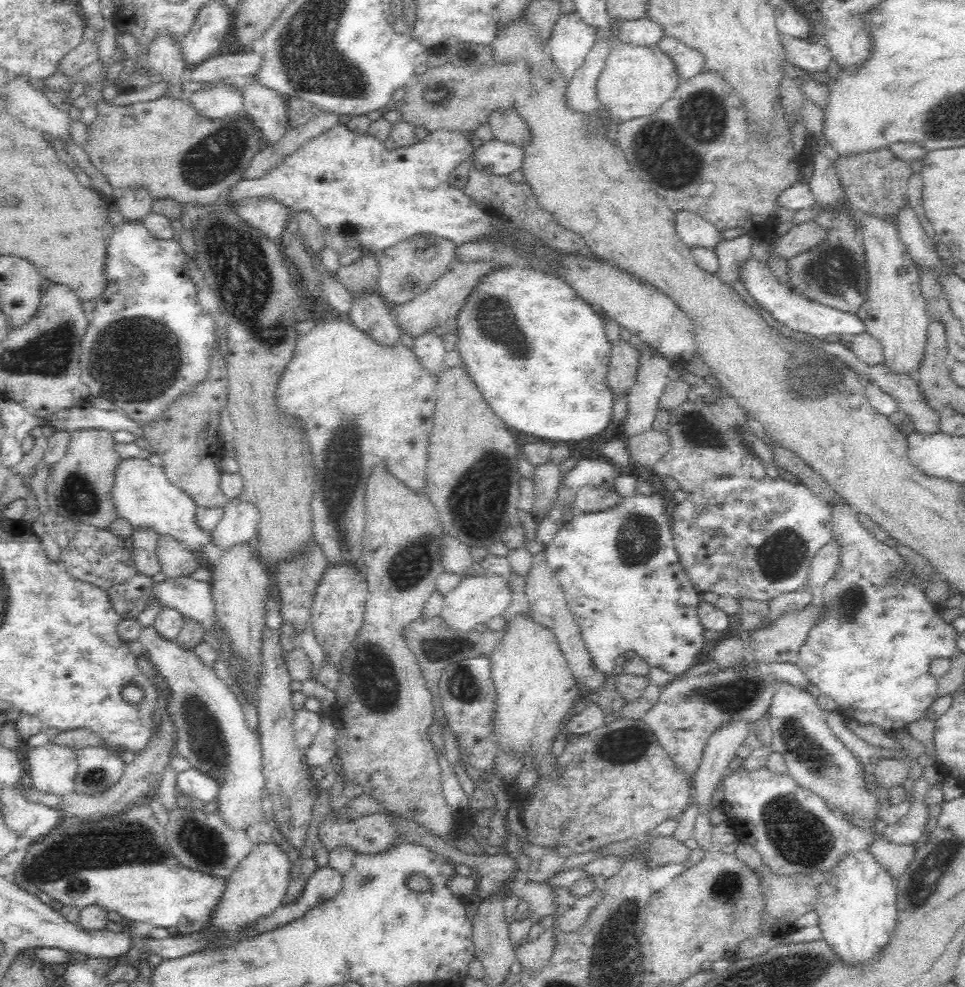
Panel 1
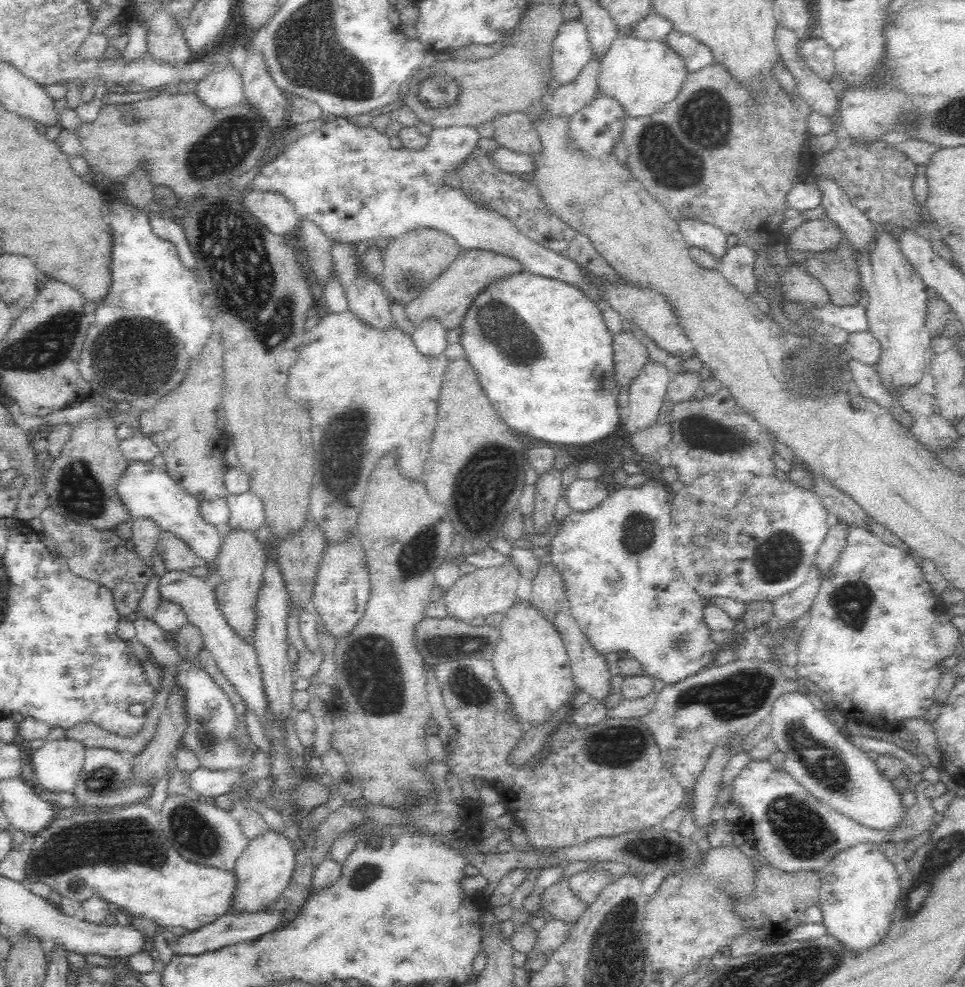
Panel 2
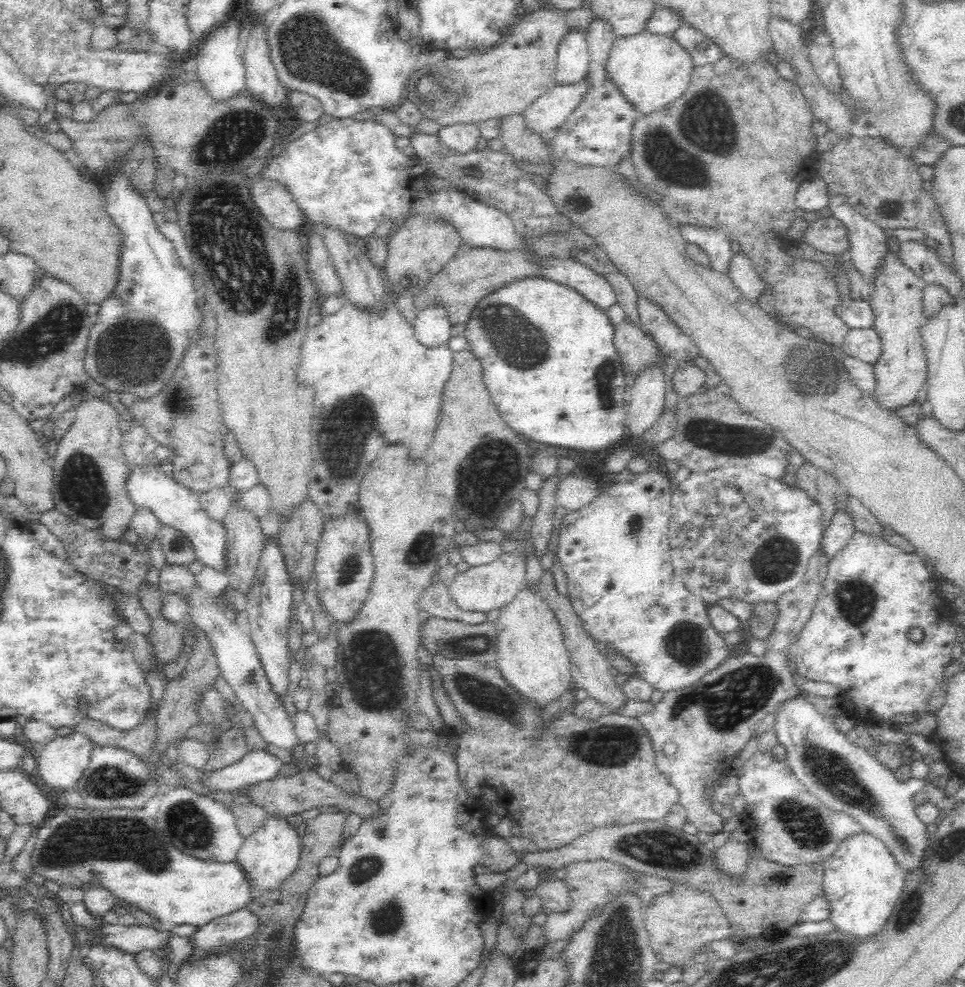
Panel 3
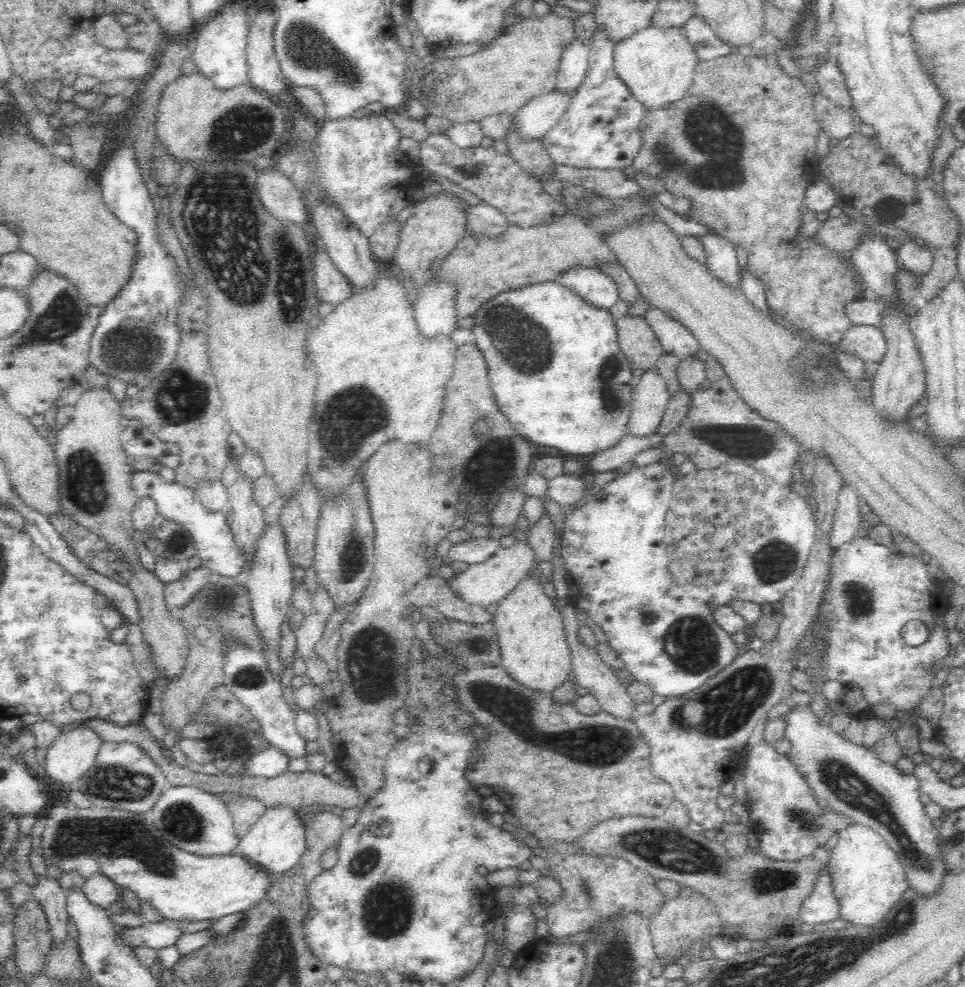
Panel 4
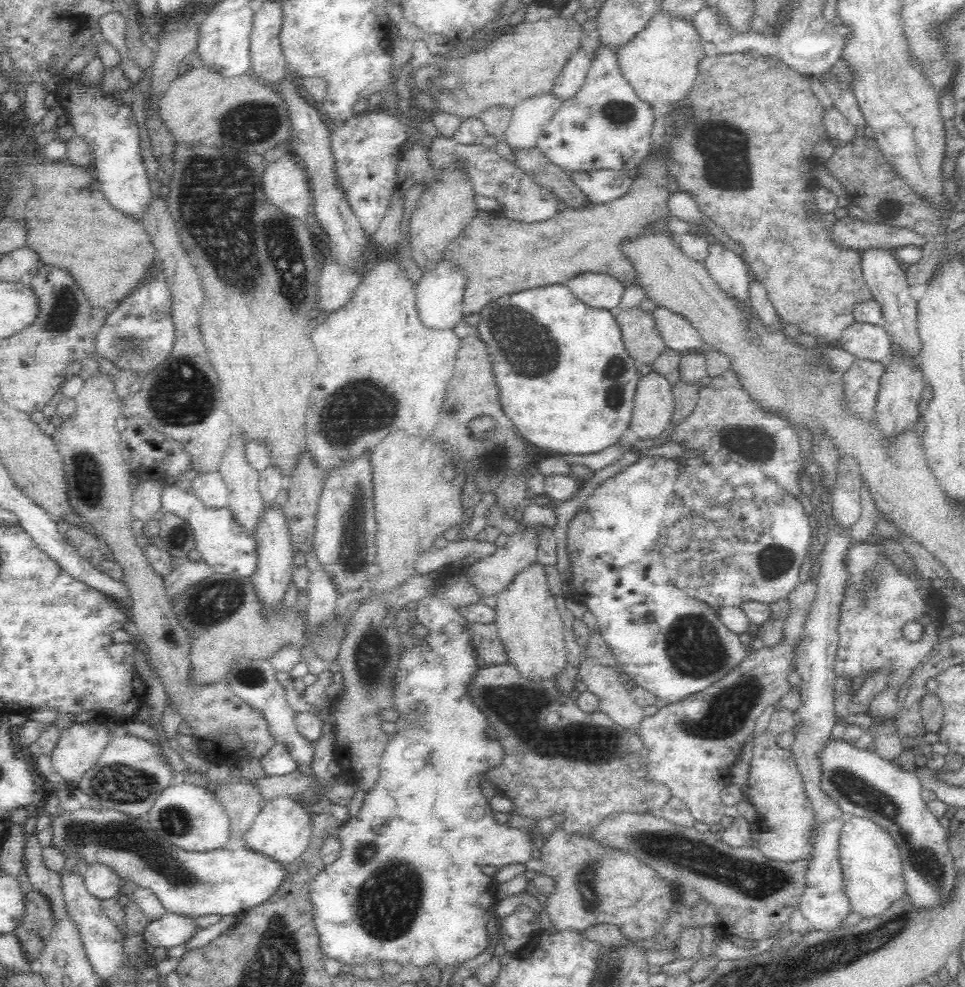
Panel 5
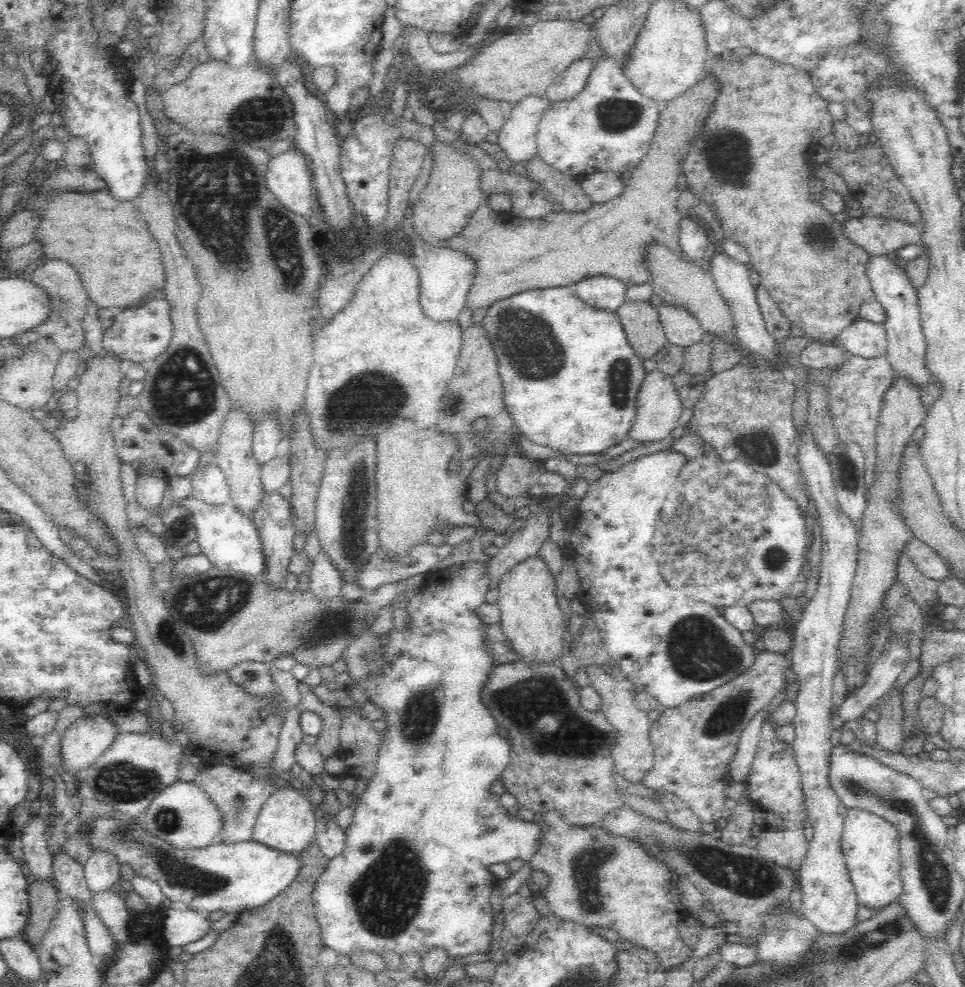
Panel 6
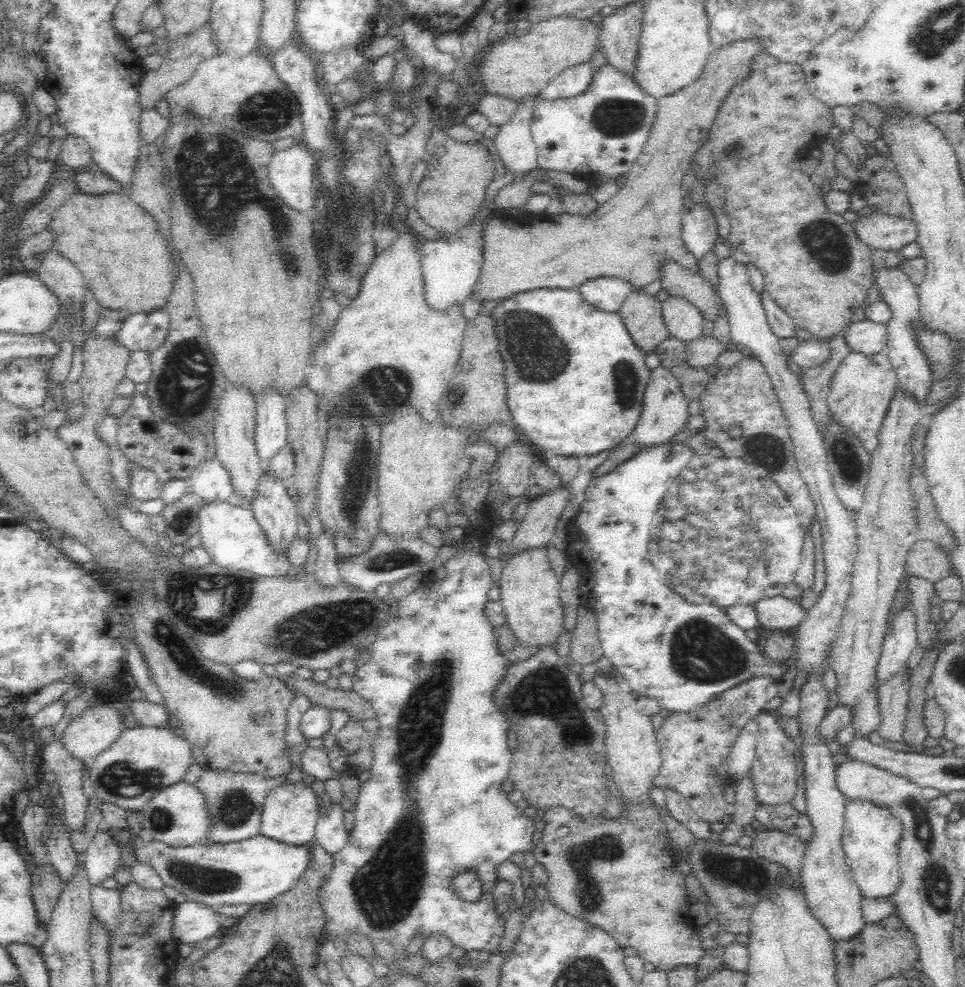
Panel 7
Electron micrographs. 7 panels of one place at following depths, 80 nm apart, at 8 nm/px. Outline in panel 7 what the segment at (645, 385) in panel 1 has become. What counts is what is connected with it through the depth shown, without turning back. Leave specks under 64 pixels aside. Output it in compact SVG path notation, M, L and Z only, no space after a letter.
M660 366L652 369L650 383L644 392L644 402L642 417L634 428L632 438L629 441L640 444L640 448L654 447L668 443L676 434L684 431L686 422L690 418L689 400L680 390L679 380L676 379L670 368Z

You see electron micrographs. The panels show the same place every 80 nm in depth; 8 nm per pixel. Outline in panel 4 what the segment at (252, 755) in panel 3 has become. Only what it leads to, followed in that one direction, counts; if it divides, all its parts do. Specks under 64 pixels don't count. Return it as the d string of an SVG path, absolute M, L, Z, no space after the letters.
M270 745L265 751L258 751L256 754L253 754L243 766L242 774L236 775L273 777L278 776L279 774L284 774L284 772L288 771L288 766L290 766L290 757L284 754L284 751L276 747L276 745Z

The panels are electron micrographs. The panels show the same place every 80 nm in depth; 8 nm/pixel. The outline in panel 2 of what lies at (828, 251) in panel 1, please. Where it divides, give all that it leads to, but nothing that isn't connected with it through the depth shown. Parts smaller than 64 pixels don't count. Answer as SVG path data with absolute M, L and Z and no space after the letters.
M847 241L842 242L836 250L818 252L815 257L810 257L802 263L828 287L832 303L858 303L862 291L858 262Z

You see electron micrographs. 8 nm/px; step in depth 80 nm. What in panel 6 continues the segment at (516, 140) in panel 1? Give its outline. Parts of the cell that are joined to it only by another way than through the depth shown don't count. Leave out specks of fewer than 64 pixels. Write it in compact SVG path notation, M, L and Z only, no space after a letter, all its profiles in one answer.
M539 158L525 165L527 176L536 184L554 195L556 202L562 204L568 213L588 211L595 204L573 178L559 173L554 167Z

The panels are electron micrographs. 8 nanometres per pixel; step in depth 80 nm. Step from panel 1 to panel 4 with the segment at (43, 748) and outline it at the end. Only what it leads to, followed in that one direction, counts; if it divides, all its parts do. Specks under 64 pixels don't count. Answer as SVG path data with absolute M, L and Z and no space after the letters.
M84 724L68 729L68 732L61 731L52 746L46 750L46 774L65 788L73 787L96 764L96 756L102 744L104 739Z

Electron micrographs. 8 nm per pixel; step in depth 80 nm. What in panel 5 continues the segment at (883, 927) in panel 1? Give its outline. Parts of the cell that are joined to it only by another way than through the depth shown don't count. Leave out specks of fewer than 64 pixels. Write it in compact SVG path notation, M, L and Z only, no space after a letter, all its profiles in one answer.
M850 816L841 830L838 853L853 912L860 912L863 918L872 918L904 898L906 885L900 850L886 827L870 817Z

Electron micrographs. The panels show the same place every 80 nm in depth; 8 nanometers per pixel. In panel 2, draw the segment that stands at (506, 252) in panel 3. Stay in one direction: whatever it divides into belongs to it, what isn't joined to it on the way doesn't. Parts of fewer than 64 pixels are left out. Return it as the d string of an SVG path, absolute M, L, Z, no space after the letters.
M461 248L449 267L440 273L416 298L404 306L406 316L414 326L426 317L434 315L444 321L446 330L460 327L474 298L504 278L525 272L524 265L516 257L506 256L491 250Z

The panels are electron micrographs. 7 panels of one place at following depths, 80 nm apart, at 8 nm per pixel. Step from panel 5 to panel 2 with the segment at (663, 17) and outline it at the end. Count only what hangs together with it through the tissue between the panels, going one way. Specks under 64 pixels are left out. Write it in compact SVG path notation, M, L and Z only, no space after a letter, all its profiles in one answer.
M620 35L600 61L597 87L612 95L626 107L631 117L650 116L674 100L689 74L686 59L665 39L642 39Z

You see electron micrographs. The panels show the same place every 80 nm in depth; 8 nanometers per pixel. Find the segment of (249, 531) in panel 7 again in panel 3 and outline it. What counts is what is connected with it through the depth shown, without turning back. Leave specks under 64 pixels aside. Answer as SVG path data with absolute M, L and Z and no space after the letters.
M160 468L137 469L131 472L127 483L128 495L134 506L150 507L161 524L172 525L189 538L197 560L214 568L222 574L228 572L226 527L220 519L214 519L199 503L199 496L192 490L176 483L173 478L164 474Z

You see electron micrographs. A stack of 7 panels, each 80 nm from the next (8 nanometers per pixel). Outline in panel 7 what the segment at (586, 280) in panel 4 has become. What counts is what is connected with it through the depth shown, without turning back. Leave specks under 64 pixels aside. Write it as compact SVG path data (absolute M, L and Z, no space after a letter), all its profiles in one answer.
M599 276L587 280L577 289L582 297L597 309L618 313L628 293L634 288L621 278Z

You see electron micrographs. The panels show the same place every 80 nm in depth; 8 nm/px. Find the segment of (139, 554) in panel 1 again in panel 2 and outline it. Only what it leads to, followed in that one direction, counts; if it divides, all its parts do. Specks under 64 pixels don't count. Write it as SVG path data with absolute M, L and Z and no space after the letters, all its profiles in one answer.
M130 517L127 521L131 524L132 541L136 545L135 550L143 558L146 558L147 562L150 563L150 567L153 568L153 553L157 548L162 531L160 525L150 517Z

